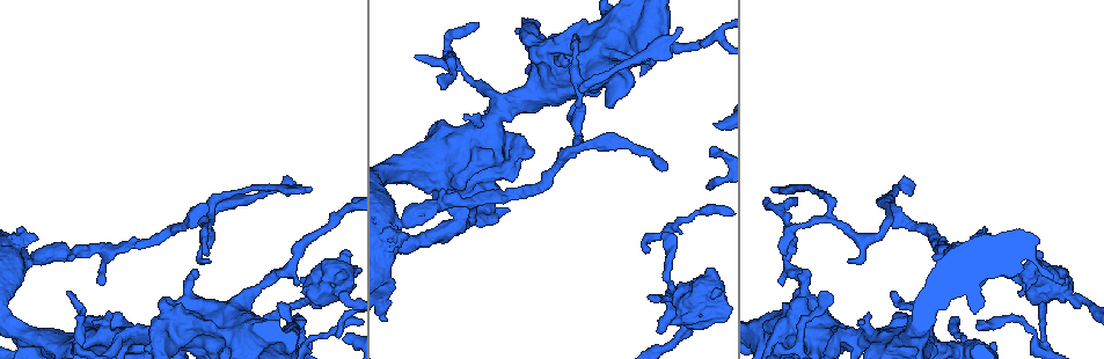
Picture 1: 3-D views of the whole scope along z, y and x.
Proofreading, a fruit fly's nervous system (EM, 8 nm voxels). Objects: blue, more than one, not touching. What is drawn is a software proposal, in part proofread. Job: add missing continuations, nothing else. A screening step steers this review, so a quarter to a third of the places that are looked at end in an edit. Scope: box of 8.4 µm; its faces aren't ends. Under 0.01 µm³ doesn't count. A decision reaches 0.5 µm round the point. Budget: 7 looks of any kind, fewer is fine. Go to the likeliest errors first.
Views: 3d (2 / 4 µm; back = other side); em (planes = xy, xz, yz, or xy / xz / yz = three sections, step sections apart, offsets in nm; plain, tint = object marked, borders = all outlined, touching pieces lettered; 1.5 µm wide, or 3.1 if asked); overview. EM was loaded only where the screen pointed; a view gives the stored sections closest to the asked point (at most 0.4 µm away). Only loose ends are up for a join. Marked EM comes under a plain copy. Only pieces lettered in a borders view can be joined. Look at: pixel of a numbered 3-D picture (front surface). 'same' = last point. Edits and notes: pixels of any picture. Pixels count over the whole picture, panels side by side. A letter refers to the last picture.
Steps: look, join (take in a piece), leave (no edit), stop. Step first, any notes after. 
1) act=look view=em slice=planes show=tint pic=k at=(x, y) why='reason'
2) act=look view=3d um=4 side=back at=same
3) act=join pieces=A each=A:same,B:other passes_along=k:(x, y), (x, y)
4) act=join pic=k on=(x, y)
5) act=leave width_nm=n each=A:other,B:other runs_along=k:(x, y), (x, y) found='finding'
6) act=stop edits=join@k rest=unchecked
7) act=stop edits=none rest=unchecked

act=look view=3d um=2 pic=1 at=(1020, 292) why='an open end'

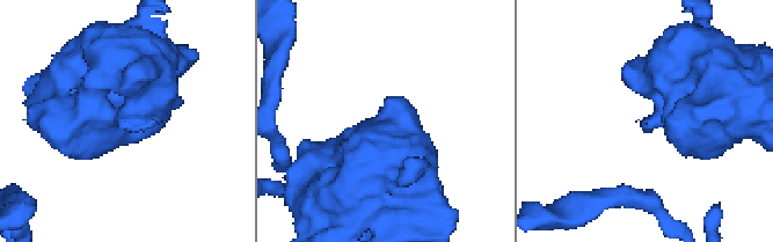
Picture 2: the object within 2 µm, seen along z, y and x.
act=look view=em slice=yz step=4 show=borders pic=2 at=(643, 128) arm_widths_nm=280,400

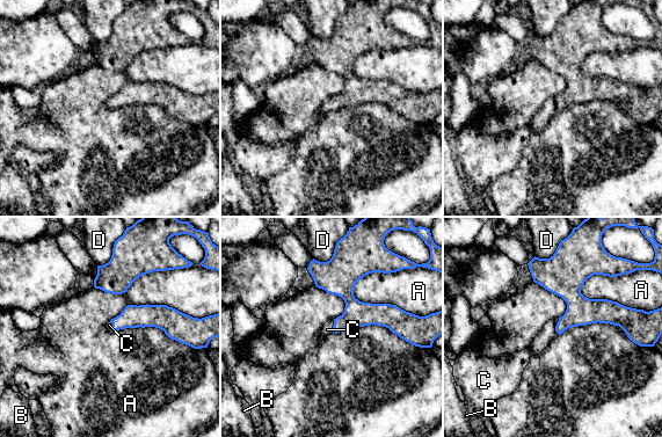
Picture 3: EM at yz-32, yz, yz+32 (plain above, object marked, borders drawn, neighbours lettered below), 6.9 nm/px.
act=look view=em slice=xy step=4 show=borders at=same

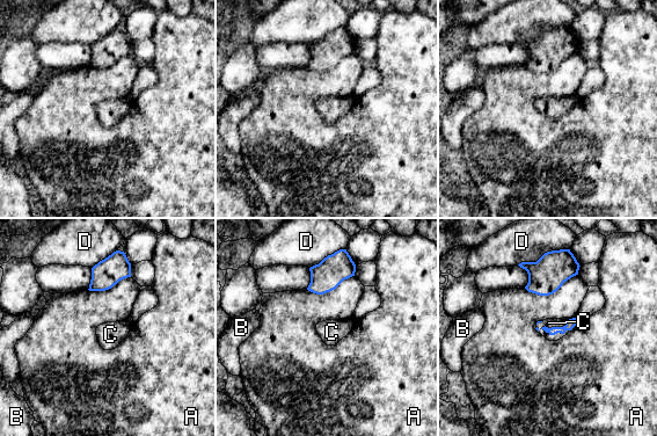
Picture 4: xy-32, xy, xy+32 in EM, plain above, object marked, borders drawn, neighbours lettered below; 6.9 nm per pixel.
act=join pic=4 on=(548, 322) each=A:other,B:other,C:same,D:other passes_along=4:(570, 324), (552, 334), (548, 322) found='the neuron continues'

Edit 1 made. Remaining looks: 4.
act=look view=em slice=xz step=4 show=tint pic=1 at=(823, 293) why='branch stops here'

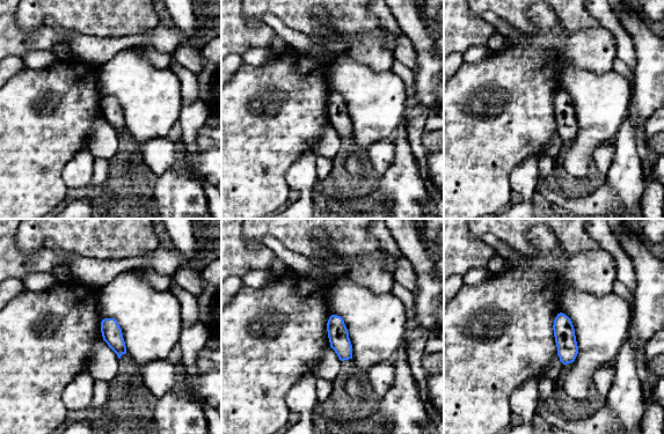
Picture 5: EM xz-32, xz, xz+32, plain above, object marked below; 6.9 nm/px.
act=look view=em slice=planes show=borders at=same

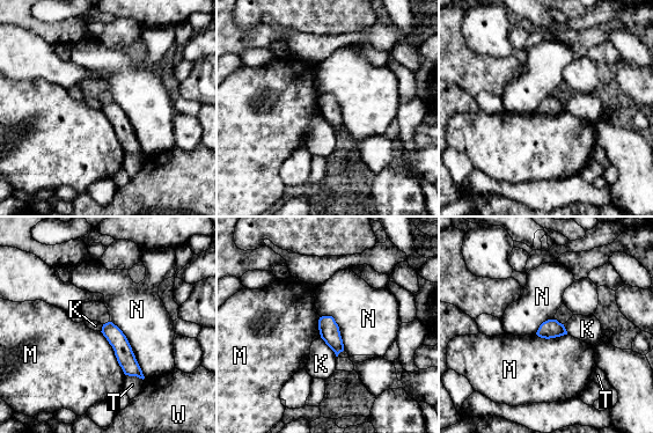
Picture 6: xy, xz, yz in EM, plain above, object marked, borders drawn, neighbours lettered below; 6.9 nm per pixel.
act=leave each=K:other,M:other,N:other,T:other,W:other border=6:(110, 321), (125, 336), (145, 376) found='no lettered piece goes on from it'

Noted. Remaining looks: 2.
act=look view=3d um=4 side=back pic=1 at=(99, 281) why='free end'

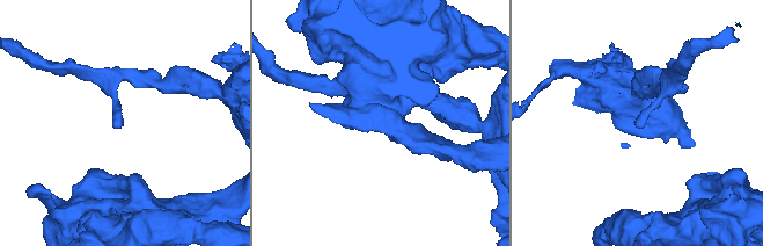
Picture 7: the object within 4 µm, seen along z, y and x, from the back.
act=look view=em slice=planes show=borders pic=7 at=(123, 125) why='now the EM'

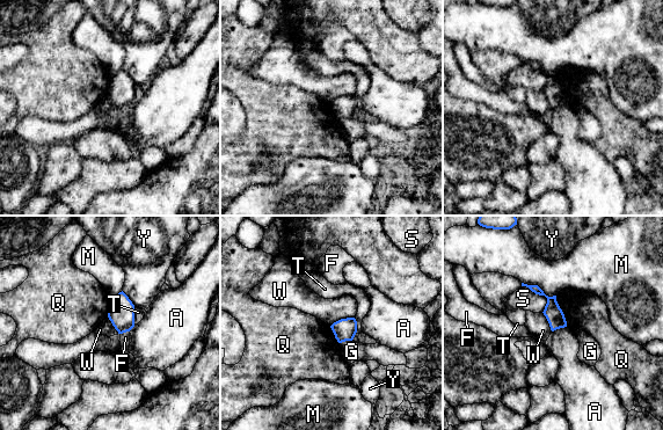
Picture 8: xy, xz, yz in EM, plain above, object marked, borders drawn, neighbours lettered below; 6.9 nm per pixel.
act=leave each=A:other,F:other,G:other,M:other,Q:other,S:other,T:other,W:other,Y:other border=8:(566, 326), (552, 332) found='no lettered piece goes on from it'

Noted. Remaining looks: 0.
act=stop edits=join@4 rest=unchecked

